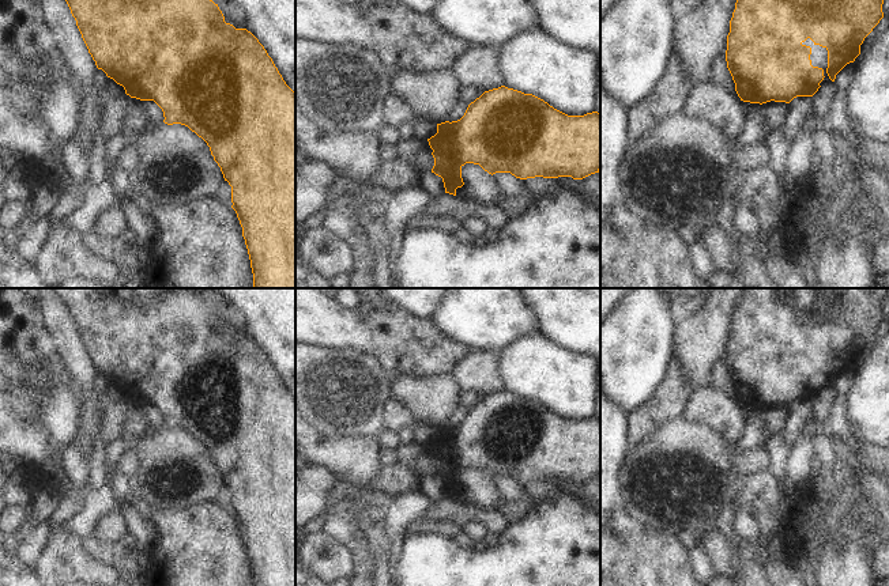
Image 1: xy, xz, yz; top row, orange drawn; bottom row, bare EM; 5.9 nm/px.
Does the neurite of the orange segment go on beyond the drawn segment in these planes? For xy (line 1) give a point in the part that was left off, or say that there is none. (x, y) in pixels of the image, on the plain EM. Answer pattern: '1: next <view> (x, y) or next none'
1: next none

